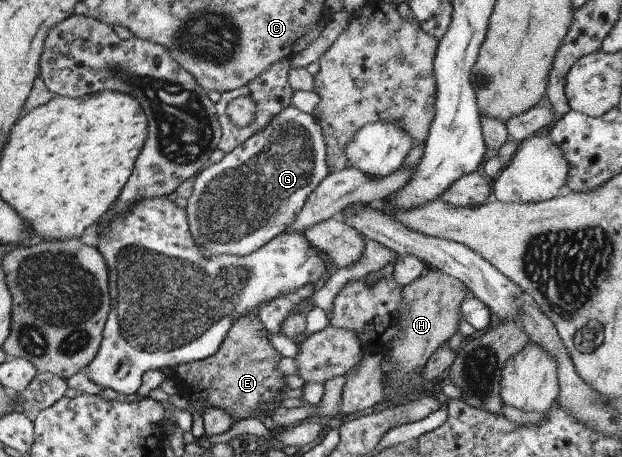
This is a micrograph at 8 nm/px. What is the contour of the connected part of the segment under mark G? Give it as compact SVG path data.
M292 104L285 106L263 130L255 132L243 144L225 153L219 162L207 164L194 176L193 190L184 207L193 242L201 246L205 258L221 254L243 256L255 252L293 224L307 195L329 173L325 139L316 119Z

